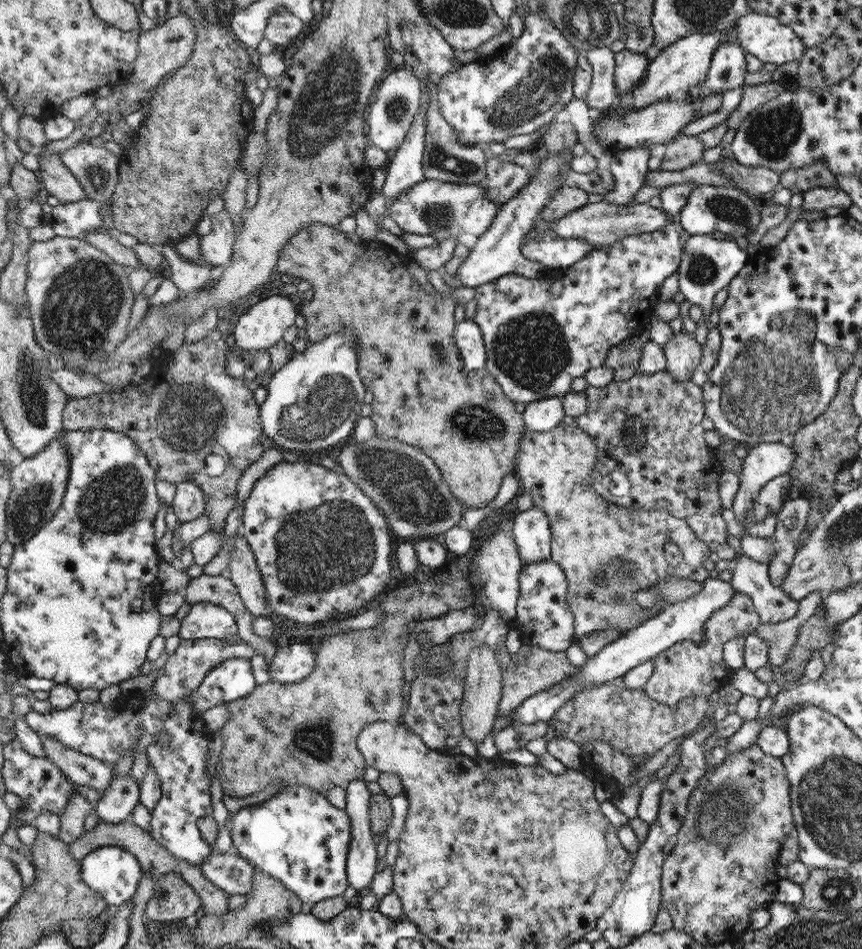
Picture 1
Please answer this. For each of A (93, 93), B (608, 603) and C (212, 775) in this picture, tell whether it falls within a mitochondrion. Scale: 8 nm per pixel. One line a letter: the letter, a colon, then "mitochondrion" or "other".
A: other
B: mitochondrion
C: other

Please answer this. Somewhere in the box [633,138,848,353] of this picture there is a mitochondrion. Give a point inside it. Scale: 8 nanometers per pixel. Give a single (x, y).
(729, 209)

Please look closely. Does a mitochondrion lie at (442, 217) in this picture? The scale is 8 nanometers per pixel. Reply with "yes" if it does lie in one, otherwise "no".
yes

